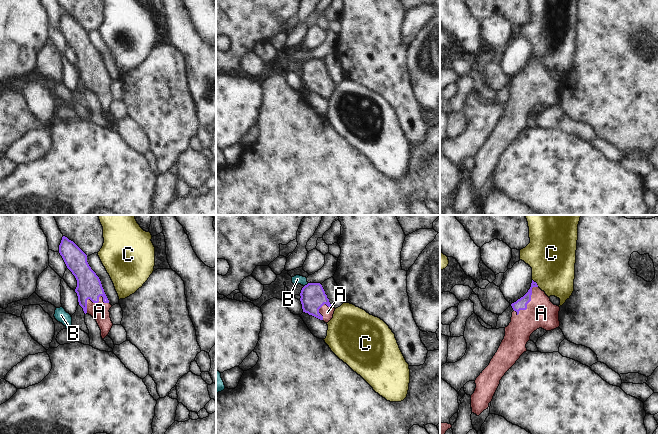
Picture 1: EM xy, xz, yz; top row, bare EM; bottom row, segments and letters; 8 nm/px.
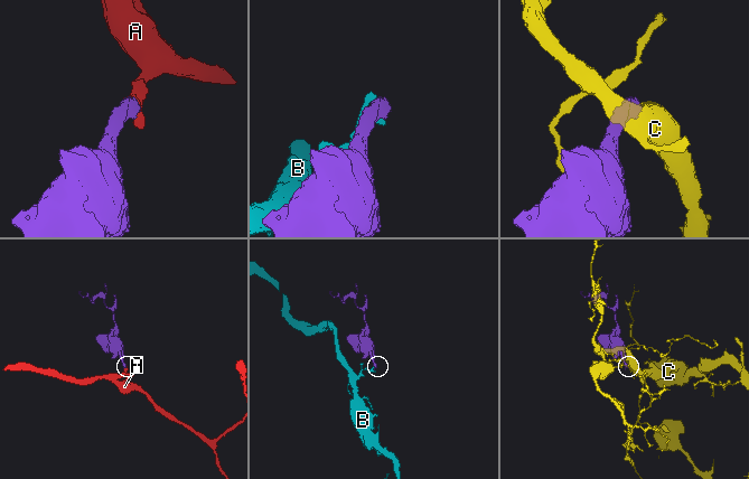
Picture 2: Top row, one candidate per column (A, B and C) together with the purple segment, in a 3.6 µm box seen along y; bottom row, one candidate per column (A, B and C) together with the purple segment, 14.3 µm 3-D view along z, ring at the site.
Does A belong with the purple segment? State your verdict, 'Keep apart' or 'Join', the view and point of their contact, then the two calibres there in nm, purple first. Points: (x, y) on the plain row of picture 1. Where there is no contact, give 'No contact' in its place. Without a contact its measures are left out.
Join. Touches purple at yz (530, 76). Thickness 100 nm (purple) against 240 nm.

